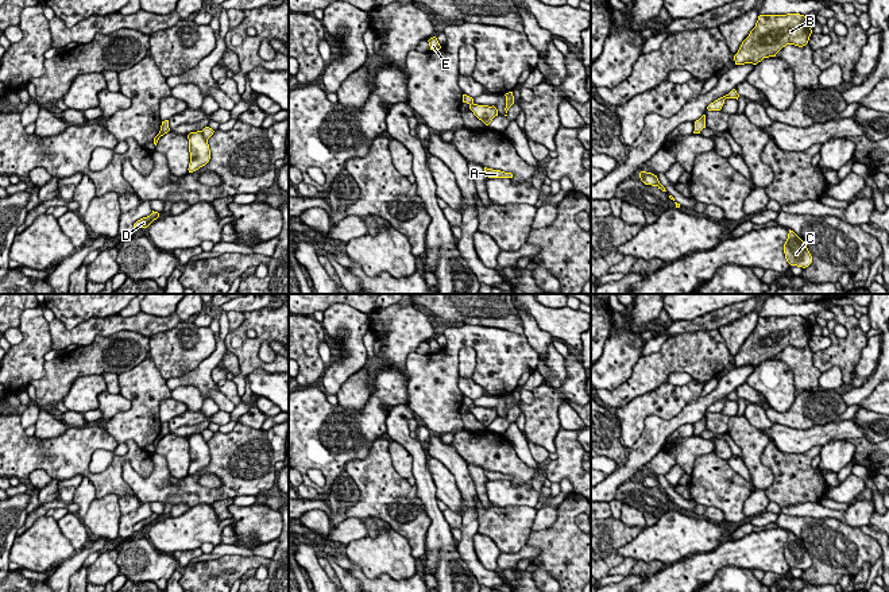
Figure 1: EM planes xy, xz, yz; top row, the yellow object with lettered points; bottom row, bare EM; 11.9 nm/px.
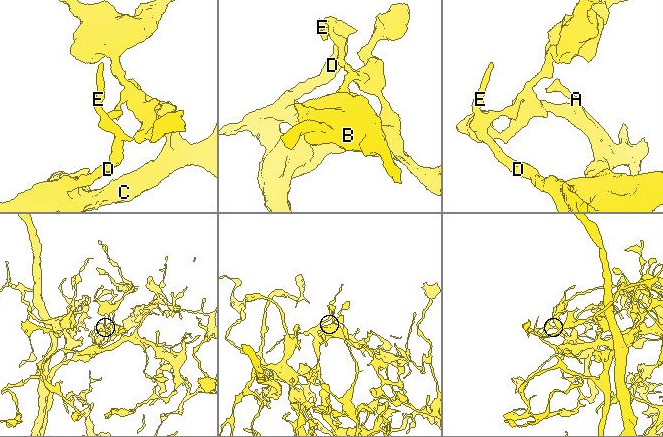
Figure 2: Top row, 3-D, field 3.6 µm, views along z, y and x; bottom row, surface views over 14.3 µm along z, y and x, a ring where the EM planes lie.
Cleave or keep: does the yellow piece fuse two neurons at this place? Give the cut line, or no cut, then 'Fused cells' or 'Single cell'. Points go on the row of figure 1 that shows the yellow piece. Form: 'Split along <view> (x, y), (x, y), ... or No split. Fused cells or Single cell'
Split along xy (200, 131), (207, 140). Fused cells

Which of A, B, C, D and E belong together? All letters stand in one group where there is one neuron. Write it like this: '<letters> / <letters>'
A C D E / B

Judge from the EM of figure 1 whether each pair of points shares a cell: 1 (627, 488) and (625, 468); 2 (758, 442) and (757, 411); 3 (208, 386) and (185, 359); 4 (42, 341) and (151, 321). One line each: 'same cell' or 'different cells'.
1: different cells
2: different cells
3: different cells
4: different cells

